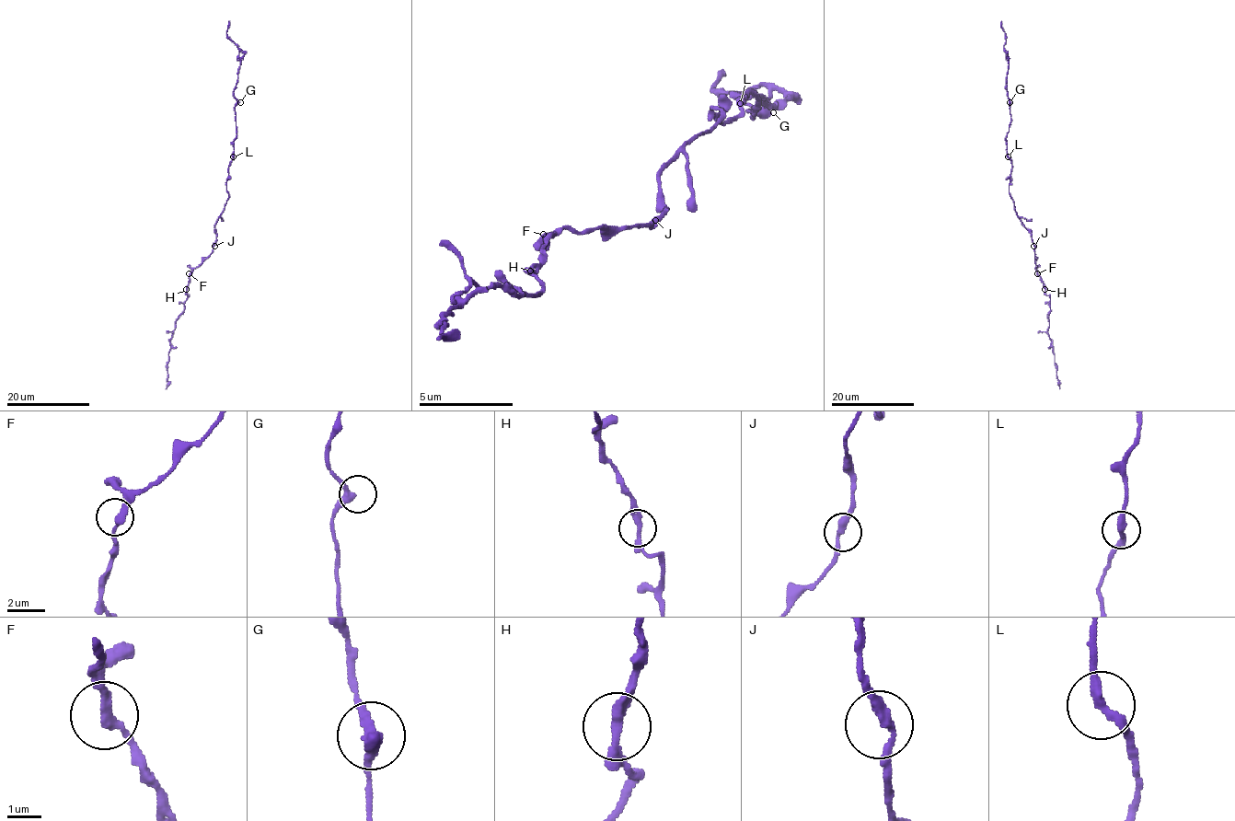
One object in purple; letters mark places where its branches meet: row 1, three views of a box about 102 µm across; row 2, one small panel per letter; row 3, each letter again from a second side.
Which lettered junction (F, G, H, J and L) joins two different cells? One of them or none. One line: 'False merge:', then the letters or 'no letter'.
False merge: no letter

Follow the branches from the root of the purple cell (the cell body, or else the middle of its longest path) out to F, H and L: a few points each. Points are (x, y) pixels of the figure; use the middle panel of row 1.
F: (693, 140), (660, 173), (660, 206), (664, 211), (651, 225), (543, 234)
H: (693, 140), (660, 173), (660, 206), (664, 211), (651, 225), (585, 229), (581, 234), (561, 229), (529, 271)
L: (693, 140), (721, 117), (721, 112), (711, 108), (721, 121), (731, 121), (740, 112), (740, 103)

